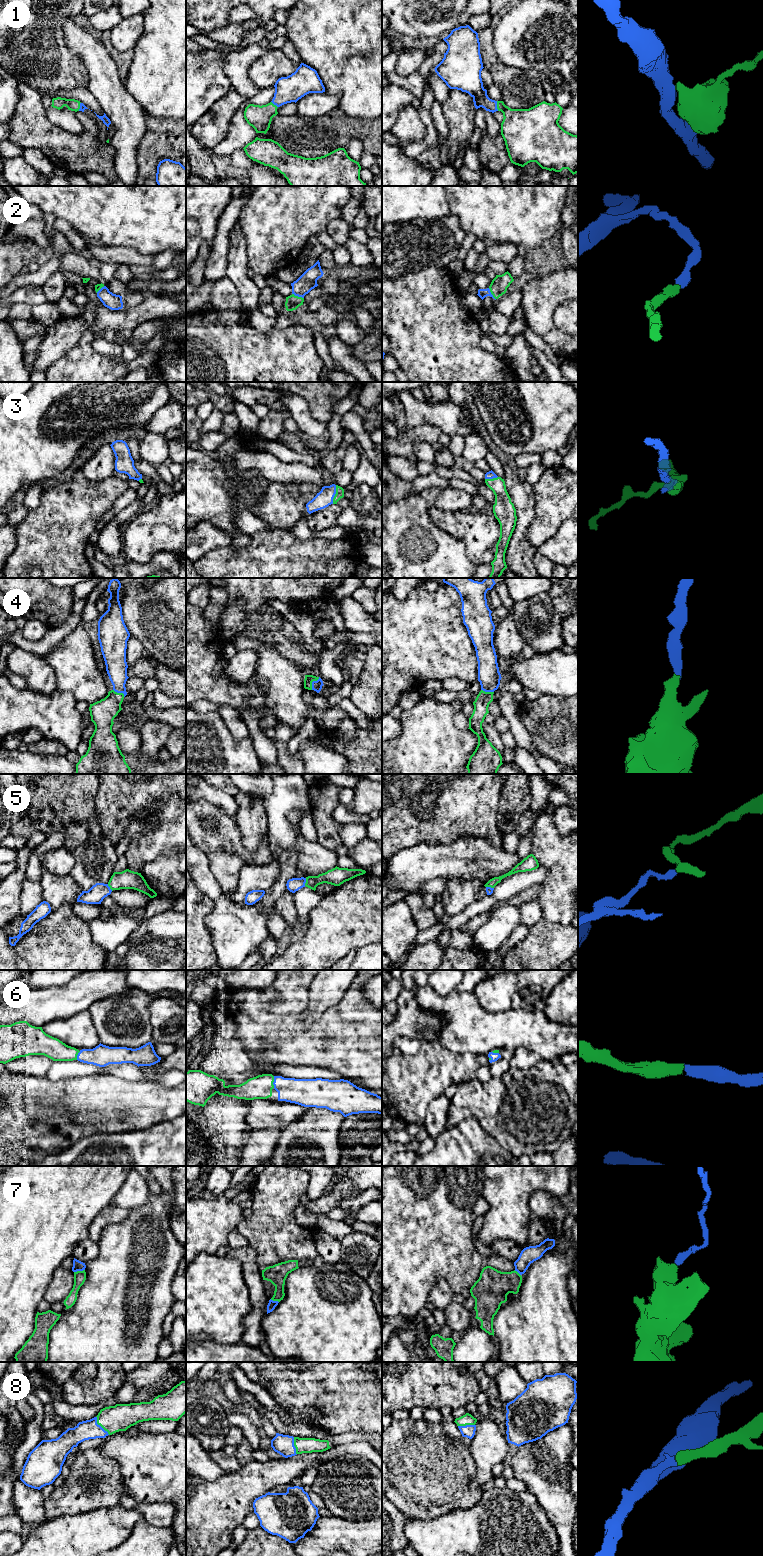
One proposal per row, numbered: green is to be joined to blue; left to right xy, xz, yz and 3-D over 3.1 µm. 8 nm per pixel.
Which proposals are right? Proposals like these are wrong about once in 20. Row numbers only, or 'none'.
1, 2, 3, 4, 6, 8

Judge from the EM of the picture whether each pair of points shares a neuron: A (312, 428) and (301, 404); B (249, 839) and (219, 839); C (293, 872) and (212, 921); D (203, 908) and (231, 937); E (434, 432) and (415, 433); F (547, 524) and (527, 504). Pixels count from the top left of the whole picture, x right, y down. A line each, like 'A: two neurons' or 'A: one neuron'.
A: one neuron
B: two neurons
C: one neuron
D: two neurons
E: one neuron
F: two neurons

